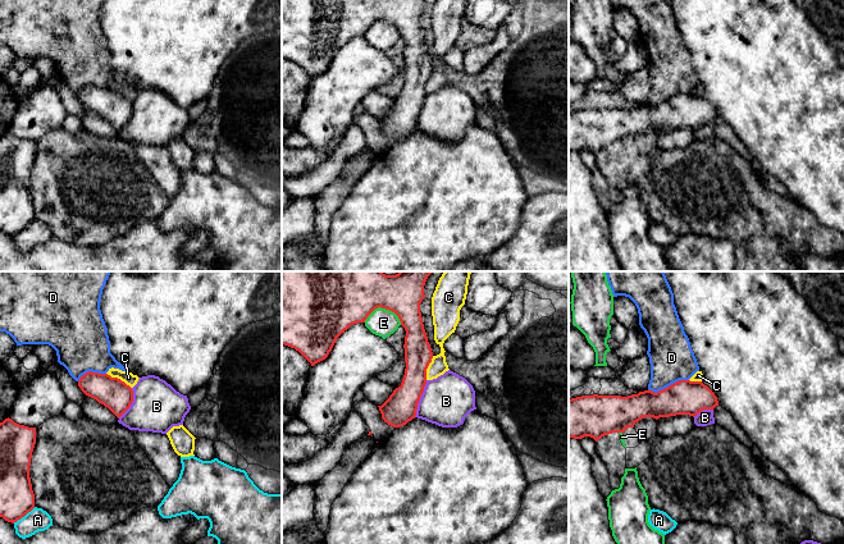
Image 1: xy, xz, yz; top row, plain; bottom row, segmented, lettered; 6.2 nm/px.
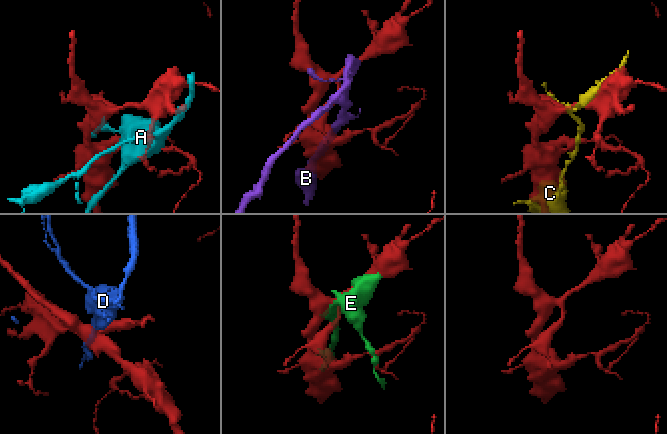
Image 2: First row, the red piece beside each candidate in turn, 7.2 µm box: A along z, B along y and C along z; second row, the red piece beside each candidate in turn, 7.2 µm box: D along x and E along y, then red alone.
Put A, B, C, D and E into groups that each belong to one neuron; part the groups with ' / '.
A / B / C / D / E

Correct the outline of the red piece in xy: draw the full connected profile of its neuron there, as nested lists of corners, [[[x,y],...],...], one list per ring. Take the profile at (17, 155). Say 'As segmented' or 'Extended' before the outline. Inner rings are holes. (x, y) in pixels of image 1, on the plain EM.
As segmented. [[[5,132],[0,136],[0,230],[17,236],[35,221],[29,179],[36,141]]]

